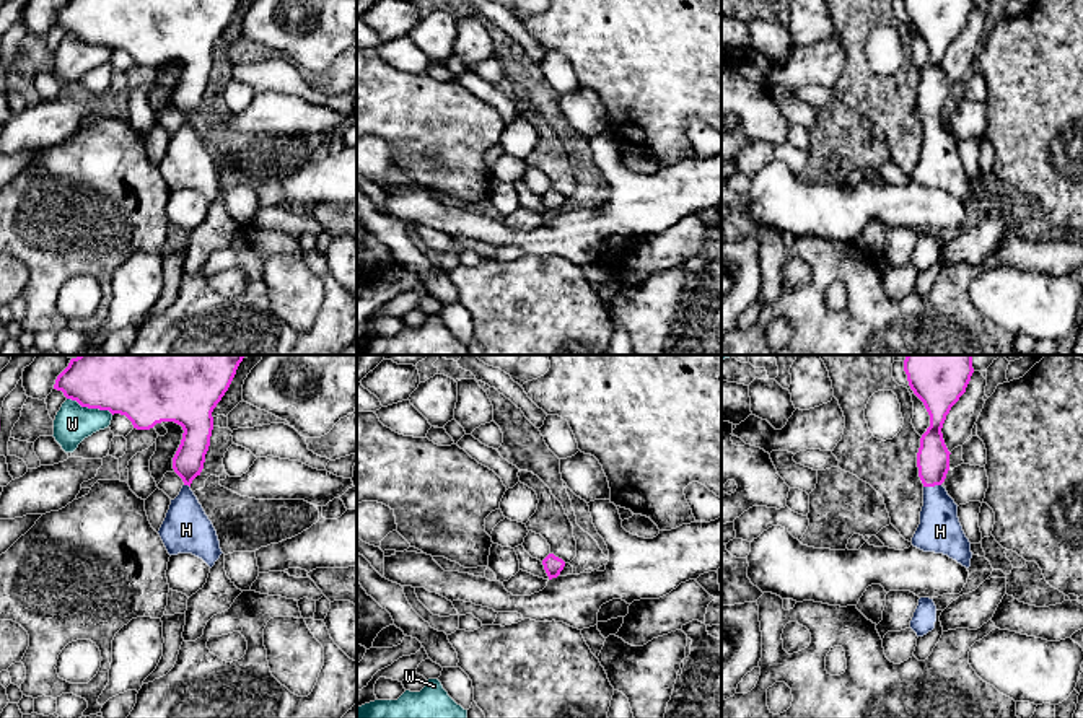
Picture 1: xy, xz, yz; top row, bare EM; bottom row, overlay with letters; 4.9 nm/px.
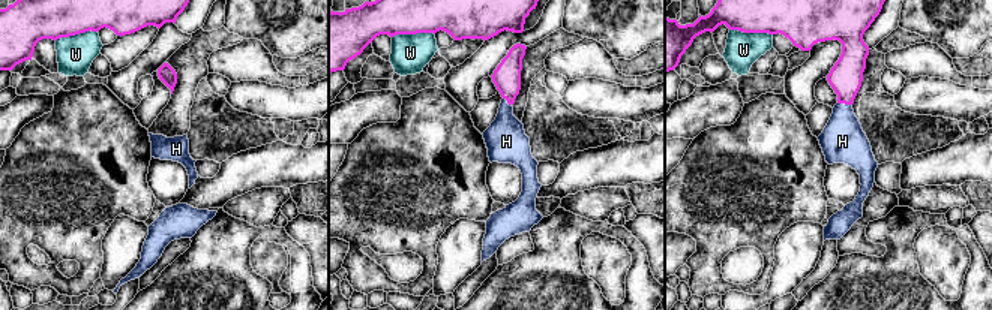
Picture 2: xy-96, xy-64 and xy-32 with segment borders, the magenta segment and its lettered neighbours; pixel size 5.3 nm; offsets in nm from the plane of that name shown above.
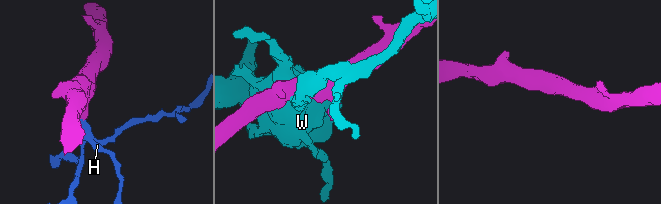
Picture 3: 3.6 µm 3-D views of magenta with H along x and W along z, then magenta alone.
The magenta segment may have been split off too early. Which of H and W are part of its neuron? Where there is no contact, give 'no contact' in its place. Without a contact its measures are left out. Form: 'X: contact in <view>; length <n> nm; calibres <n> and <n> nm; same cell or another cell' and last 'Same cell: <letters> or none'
H: contact in yz; length 90 nm; calibres 160 and 220 nm; same cell
W: contact in xy; length 240 nm; calibres 280 and 180 nm; another cell
Same cell: H

